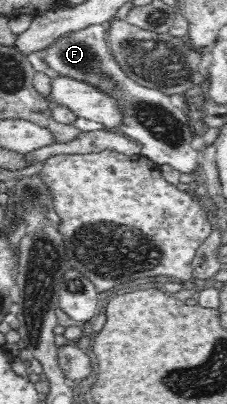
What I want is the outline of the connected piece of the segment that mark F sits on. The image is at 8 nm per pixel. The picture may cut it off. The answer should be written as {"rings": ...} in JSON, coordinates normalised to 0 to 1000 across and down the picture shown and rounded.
{"rings":[[[463,59],[388,64],[370,74],[278,84],[176,131],[176,141],[264,191],[383,203],[507,243],[542,290],[537,307],[502,324],[529,322],[573,347],[604,347],[621,359],[626,386],[718,411],[758,436],[806,426],[850,428],[863,446],[885,428],[868,426],[868,416],[890,411],[890,389],[881,374],[837,364],[859,332],[855,317],[833,307],[819,272],[767,262],[736,225],[626,213],[551,186],[480,124],[480,106],[458,97],[467,89]]]}

